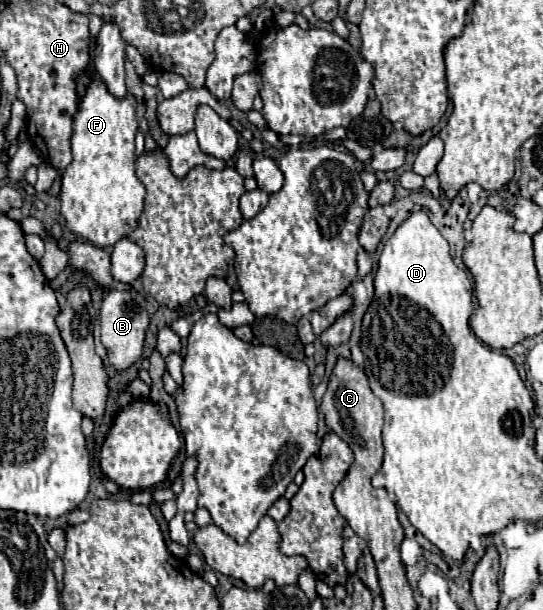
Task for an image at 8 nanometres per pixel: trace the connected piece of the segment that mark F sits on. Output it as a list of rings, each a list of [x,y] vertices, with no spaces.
[[[93,80],[85,94],[79,100],[79,110],[73,116],[73,136],[71,136],[71,152],[73,160],[63,170],[63,186],[61,186],[61,216],[65,218],[67,228],[75,236],[83,236],[99,248],[109,248],[125,234],[129,234],[139,214],[143,212],[145,188],[135,176],[135,134],[137,134],[137,98],[133,94],[125,94],[123,98],[113,96],[103,80]]]

